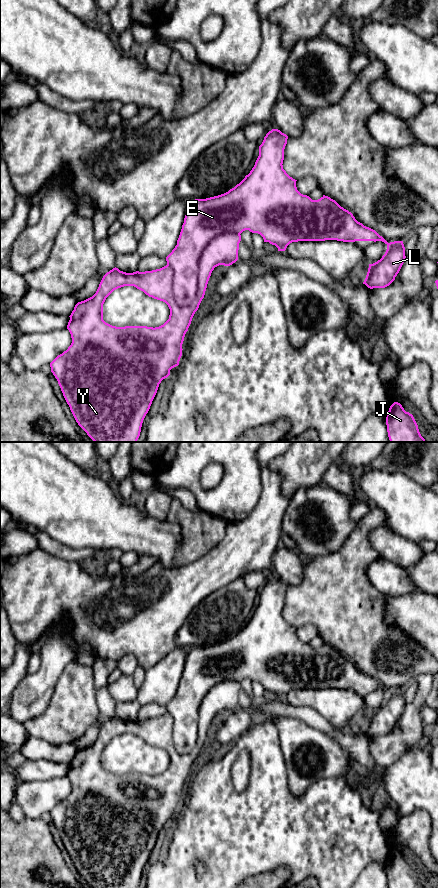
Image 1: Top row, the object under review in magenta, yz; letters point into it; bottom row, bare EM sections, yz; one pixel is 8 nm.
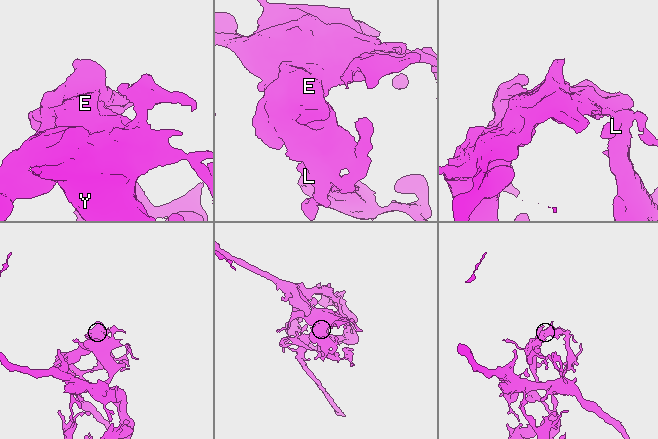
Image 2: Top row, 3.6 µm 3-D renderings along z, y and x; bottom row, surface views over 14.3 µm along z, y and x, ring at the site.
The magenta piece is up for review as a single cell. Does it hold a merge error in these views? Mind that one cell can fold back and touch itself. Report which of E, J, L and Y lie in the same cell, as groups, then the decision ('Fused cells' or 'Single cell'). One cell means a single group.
Groups: E J L Y. Single cell

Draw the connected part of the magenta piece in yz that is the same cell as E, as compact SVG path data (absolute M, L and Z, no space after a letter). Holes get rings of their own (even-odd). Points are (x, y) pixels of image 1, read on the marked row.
M272 129L259 146L259 156L254 167L239 184L224 194L188 201L177 245L166 257L166 266L152 271L133 273L126 273L115 267L103 276L92 297L75 305L67 325L72 343L50 363L50 367L76 422L94 442L137 442L143 420L159 384L170 375L172 368L179 365L185 334L204 298L212 271L219 265L230 266L238 260L240 234L243 231L249 230L260 234L264 242L275 245L278 251L285 251L290 243L298 241L382 241L387 245L387 250L380 260L369 264L363 284L370 289L385 288L395 280L406 258L403 241L388 243L375 230L358 222L351 212L328 196L323 195L318 200L312 200L309 196L301 194L296 187L297 180L290 177L283 169L287 139L286 134L278 129ZM124 286L134 286L149 297L165 302L170 309L169 319L155 328L116 327L106 323L103 320L103 304L114 290Z

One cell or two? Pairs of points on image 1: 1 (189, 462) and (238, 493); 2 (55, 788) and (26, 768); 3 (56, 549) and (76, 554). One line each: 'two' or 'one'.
1: one
2: two
3: one

